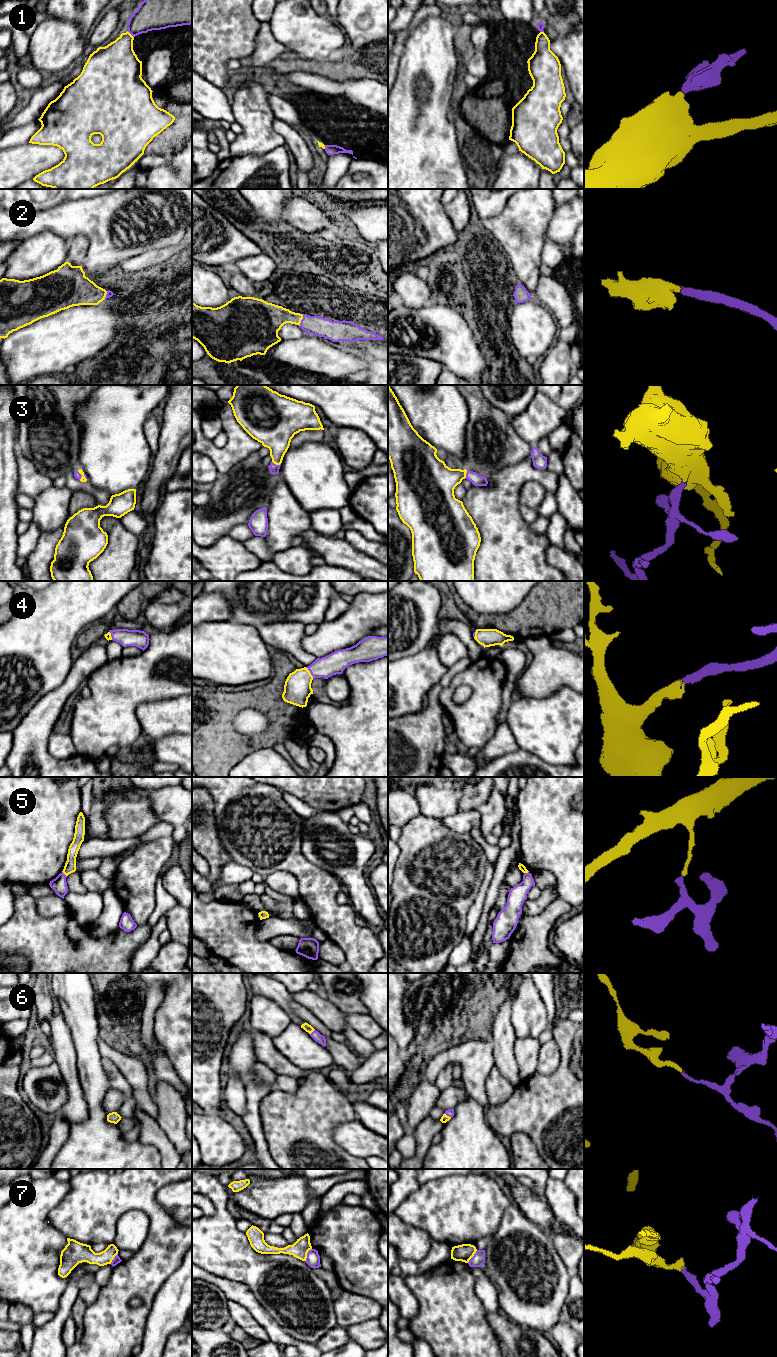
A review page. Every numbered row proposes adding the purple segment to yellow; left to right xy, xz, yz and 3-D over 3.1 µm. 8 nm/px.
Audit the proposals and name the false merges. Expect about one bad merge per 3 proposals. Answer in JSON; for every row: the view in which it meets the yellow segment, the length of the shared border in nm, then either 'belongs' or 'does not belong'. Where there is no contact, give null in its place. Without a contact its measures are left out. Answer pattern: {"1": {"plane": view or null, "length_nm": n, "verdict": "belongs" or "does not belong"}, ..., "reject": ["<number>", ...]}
{"1": {"plane": "xy", "length_nm": 80, "verdict": "does not belong"}, "2": {"plane": "xz", "length_nm": 100, "verdict": "belongs"}, "3": {"plane": "xz", "length_nm": 80, "verdict": "belongs"}, "4": {"plane": "xz", "length_nm": 120, "verdict": "belongs"}, "5": {"plane": "xy", "length_nm": 60, "verdict": "does not belong"}, "6": {"plane": "yz", "length_nm": 70, "verdict": "belongs"}, "7": {"plane": "xz", "length_nm": 120, "verdict": "does not belong"}, "reject": ["1", "5", "7"]}

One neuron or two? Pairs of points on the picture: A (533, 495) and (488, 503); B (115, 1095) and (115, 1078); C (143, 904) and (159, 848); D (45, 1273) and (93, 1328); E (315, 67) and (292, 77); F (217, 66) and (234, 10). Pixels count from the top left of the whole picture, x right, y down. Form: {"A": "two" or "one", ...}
{"A": "two", "B": "two", "C": "one", "D": "two", "E": "two", "F": "one"}

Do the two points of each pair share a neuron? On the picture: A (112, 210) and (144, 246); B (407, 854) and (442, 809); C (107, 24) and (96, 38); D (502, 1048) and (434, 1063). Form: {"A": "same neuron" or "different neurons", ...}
{"A": "same neuron", "B": "different neurons", "C": "same neuron", "D": "different neurons"}

